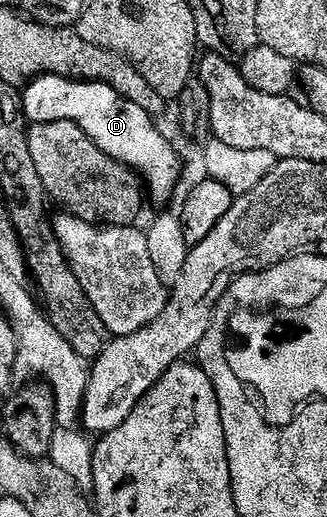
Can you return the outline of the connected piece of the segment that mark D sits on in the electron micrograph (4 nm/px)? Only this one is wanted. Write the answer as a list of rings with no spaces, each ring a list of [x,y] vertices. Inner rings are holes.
[[[40,75],[25,84],[21,92],[22,114],[30,123],[72,121],[104,153],[134,168],[145,186],[158,199],[166,199],[178,183],[178,155],[158,132],[155,120],[140,105],[132,105],[116,89],[103,83],[65,79],[59,75]]]

